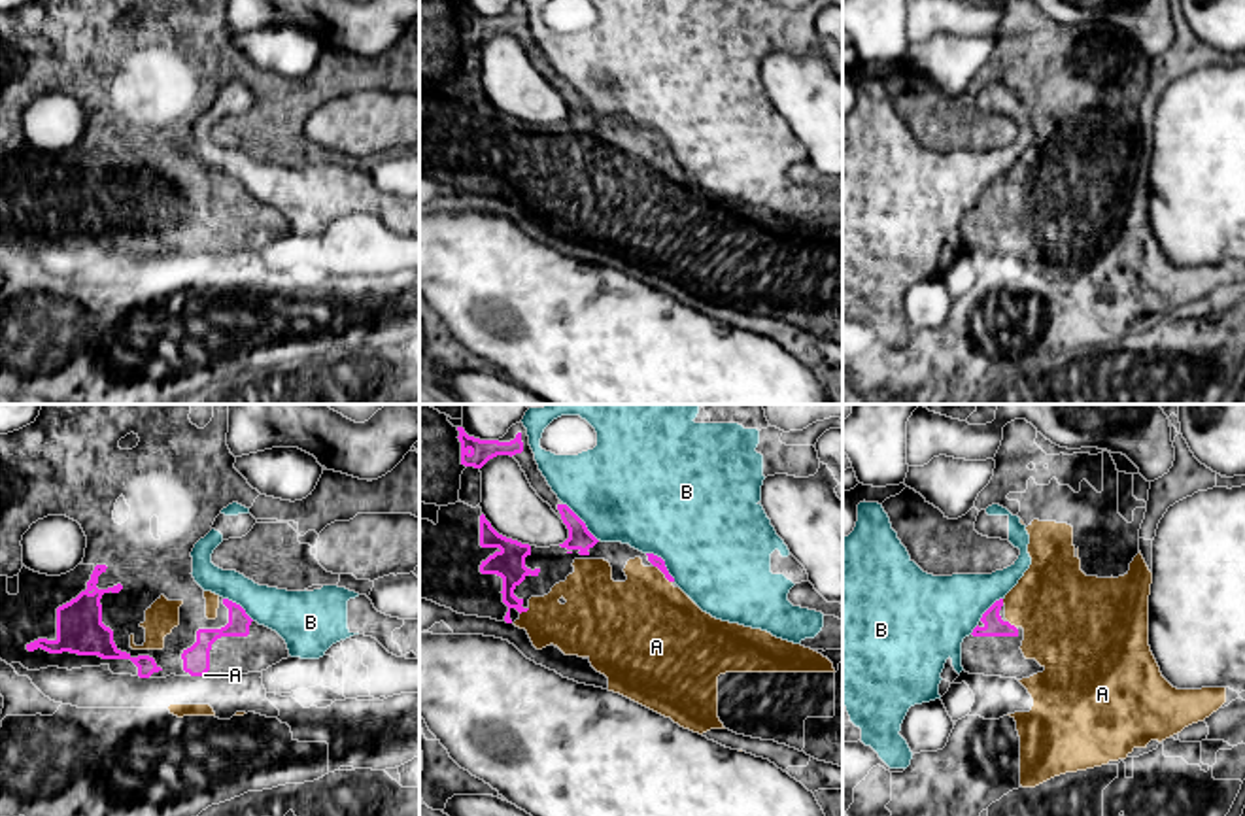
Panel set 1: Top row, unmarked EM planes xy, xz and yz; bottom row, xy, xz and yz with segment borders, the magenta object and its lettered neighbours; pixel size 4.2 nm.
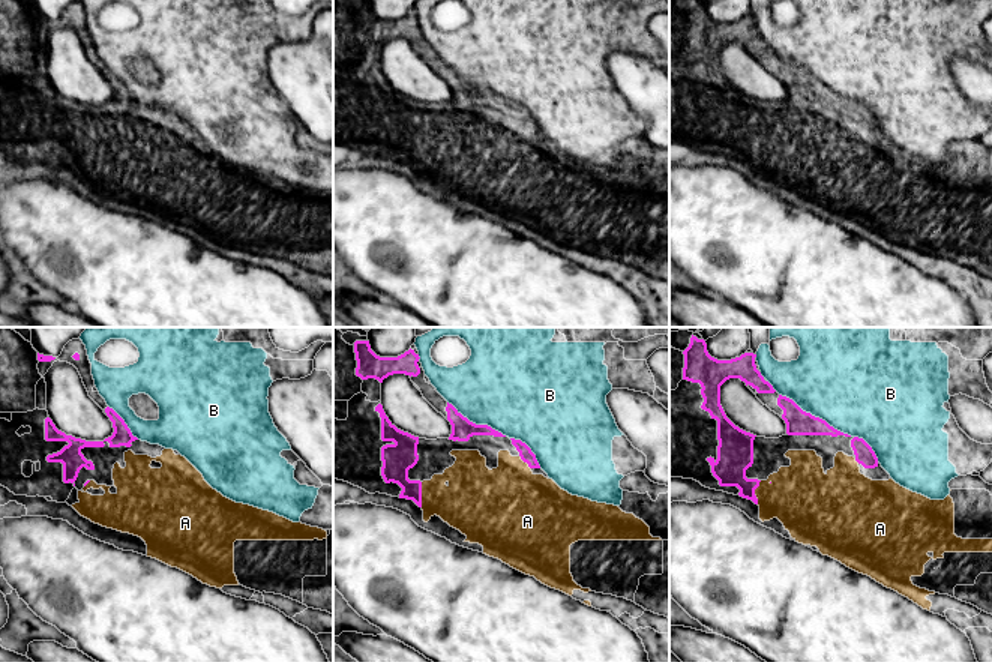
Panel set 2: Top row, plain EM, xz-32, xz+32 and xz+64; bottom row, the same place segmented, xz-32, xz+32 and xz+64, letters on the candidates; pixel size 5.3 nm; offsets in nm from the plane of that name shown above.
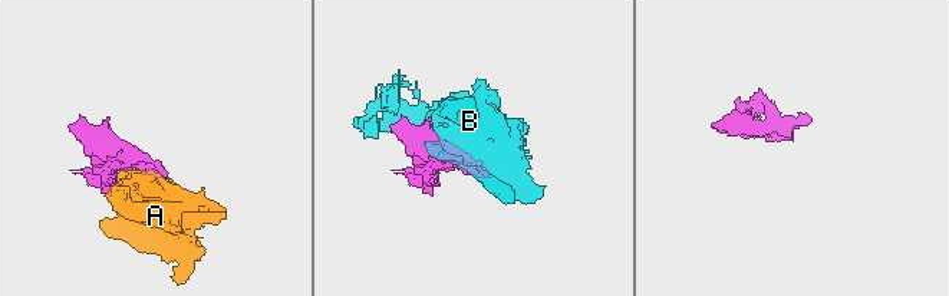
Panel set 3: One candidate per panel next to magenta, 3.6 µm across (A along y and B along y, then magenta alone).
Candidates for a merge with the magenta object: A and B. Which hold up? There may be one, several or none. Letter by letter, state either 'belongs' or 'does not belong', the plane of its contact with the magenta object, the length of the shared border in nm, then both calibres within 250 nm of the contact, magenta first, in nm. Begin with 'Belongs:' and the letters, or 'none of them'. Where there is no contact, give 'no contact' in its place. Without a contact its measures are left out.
Belongs: A
A: belongs; meets magenta in xz; contact 110 nm long; 50 nm thick on the magenta side, 440 nm on the other
B: does not belong; meets magenta in xz; contact 220 nm long; 100 nm thick on the magenta side, 460 nm on the other

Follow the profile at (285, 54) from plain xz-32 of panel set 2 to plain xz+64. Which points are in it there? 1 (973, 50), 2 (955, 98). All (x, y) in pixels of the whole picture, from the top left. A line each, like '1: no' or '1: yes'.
1: no
2: no

